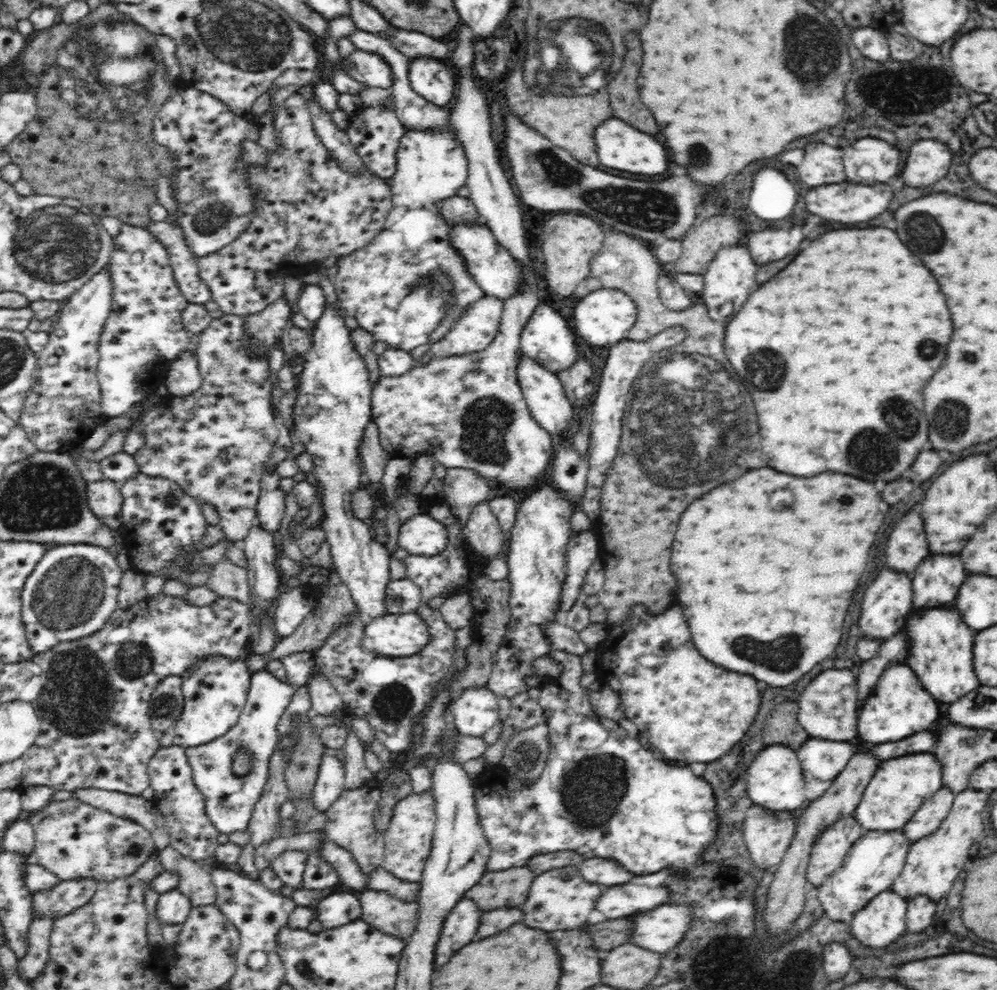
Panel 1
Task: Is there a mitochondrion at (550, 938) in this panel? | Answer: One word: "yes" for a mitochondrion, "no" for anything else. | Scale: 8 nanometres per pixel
no

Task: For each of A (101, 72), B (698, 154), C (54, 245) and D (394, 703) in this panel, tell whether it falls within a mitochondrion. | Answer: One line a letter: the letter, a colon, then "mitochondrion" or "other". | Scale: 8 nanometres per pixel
A: mitochondrion
B: mitochondrion
C: mitochondrion
D: mitochondrion

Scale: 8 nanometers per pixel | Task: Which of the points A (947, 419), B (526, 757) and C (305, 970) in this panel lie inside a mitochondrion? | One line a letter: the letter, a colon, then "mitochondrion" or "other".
A: mitochondrion
B: mitochondrion
C: other

